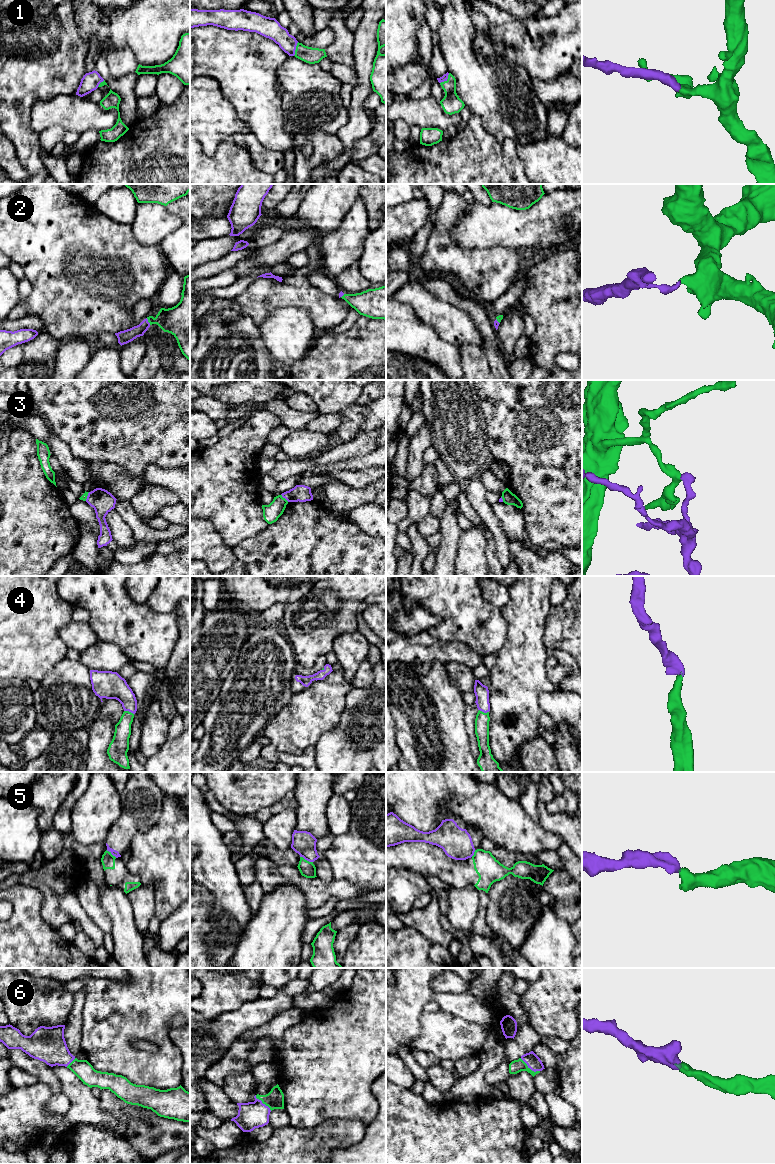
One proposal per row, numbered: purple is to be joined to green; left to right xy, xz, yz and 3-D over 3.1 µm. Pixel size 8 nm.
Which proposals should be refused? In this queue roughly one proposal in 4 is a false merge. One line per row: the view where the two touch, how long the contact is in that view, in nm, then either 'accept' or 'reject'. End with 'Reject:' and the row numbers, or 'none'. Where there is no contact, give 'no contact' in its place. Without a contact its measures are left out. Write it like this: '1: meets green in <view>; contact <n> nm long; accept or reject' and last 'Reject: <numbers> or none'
1: meets green in yz; contact 120 nm long; accept
2: meets green in xy; contact 70 nm long; accept
3: meets green in xz; contact 90 nm long; reject
4: meets green in xy; contact 90 nm long; accept
5: meets green in xz; contact 120 nm long; reject
6: meets green in yz; contact 190 nm long; accept
Reject: 3, 5

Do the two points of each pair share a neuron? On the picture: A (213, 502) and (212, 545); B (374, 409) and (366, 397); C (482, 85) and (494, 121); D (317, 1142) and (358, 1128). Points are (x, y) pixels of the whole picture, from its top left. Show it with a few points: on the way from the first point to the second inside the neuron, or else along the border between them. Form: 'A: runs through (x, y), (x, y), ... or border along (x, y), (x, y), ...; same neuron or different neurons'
A: border along (200, 517), (207, 518), (213, 524), (225, 544); different neurons
B: border along (375, 399), (366, 406); different neurons
C: runs through (482, 94), (490, 112); same neuron
D: runs through (327, 1136), (335, 1132), (348, 1131); same neuron

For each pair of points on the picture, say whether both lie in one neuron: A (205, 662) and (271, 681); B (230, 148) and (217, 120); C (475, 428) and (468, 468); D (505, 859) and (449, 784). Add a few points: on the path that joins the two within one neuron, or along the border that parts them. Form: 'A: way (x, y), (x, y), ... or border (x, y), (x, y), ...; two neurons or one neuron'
A: border (242, 648), (237, 662), (223, 681), (220, 690); two neurons
B: border (231, 134), (219, 143), (211, 156); two neurons
C: way (471, 438), (470, 450), (466, 454), (466, 458); one neuron
D: border (497, 845), (519, 854); two neurons

